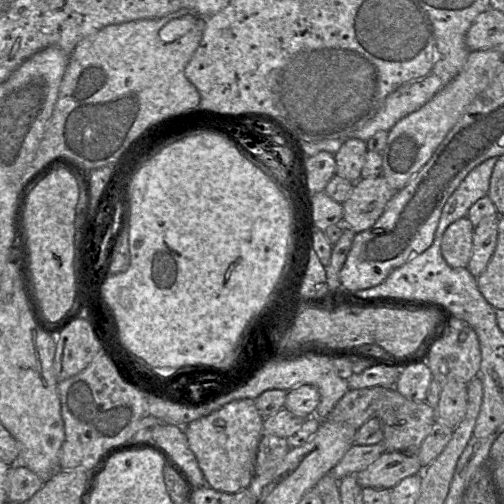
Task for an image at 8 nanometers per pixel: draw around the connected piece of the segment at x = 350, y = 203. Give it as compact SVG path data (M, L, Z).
M382 175L375 178L360 178L342 203L342 224L355 233L371 228L398 191L400 190L391 187Z

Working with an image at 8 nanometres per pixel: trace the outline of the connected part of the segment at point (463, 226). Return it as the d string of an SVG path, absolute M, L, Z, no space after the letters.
M467 217L451 223L441 240L441 253L452 268L467 268L472 256L474 226Z

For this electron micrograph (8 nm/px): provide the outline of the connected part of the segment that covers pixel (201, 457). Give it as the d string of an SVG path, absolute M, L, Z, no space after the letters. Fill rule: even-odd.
M242 399L229 402L183 428L208 486L228 494L249 488L254 477L258 446L263 436L263 423L264 419L255 406L255 400Z

